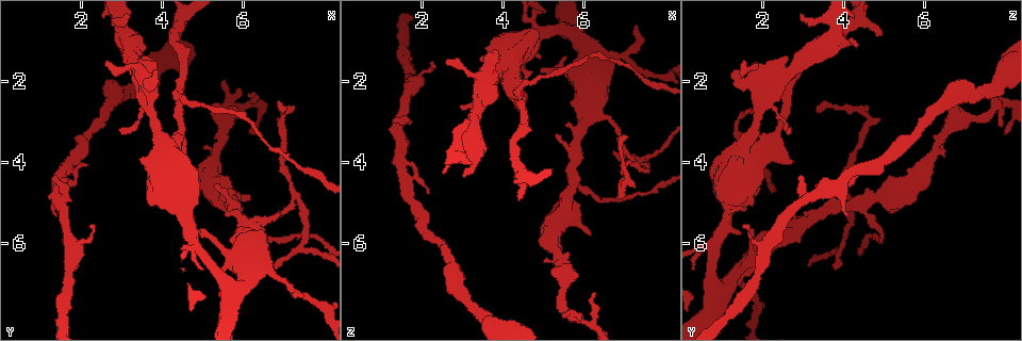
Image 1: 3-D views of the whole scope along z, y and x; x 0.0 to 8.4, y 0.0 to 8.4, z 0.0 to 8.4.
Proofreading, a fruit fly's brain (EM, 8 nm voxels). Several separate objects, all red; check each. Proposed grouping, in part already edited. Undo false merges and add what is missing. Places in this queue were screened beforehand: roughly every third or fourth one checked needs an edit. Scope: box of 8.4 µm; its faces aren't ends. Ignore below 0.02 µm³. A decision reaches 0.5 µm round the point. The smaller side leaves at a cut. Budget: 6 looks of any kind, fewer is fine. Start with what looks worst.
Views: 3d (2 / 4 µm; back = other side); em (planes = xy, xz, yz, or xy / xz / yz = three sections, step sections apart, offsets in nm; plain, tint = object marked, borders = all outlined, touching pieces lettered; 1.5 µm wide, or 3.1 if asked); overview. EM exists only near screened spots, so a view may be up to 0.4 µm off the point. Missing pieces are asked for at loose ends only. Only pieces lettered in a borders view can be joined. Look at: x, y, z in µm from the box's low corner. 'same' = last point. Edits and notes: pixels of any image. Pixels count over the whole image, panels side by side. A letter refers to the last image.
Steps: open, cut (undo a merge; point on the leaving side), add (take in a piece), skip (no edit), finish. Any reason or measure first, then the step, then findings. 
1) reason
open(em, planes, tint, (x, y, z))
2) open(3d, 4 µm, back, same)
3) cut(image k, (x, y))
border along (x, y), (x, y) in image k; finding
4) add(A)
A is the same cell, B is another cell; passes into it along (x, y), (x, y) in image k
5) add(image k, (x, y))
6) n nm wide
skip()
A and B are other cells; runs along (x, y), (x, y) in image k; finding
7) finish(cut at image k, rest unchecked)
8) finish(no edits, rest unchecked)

thick turns thin
open(em, yz, step 8, tint, (4.40, 2.45, 2.55))

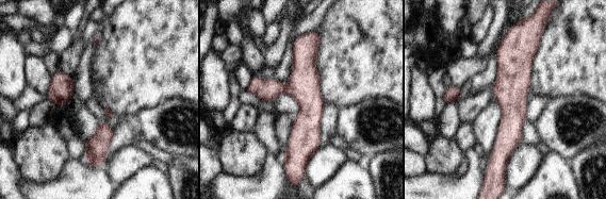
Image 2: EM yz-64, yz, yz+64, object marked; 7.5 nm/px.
cut it another way
open(em, planes, borders, same)

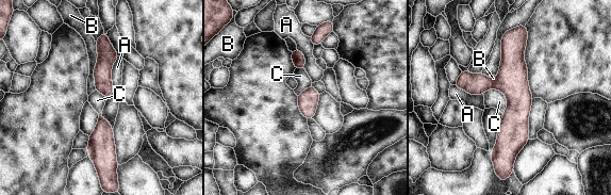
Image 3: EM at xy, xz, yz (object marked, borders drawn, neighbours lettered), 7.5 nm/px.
skip()
A, B and C are other cells; runs along (515, 32), (514, 131), (505, 160) in image 3; one neuron here

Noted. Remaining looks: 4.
an open end
open(em, planes, tint, (2.30, 5.60, 1.50))

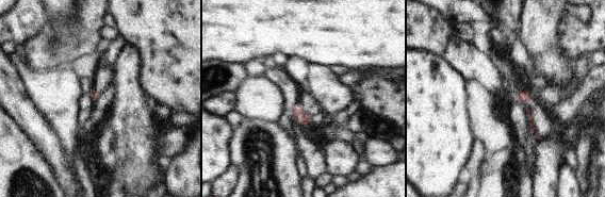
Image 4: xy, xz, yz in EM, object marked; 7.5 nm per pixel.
see the neighbours
open(em, planes, borders, same)

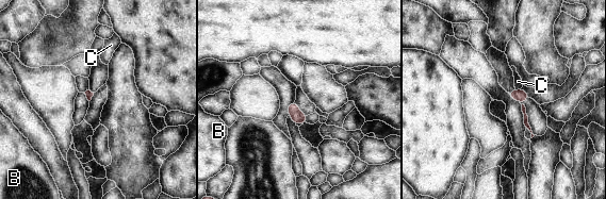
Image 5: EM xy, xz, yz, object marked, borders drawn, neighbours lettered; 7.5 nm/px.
add(C)
C is the same cell, B is another cell; passes into it along (519, 95), (518, 89), (518, 81) in image 5; it goes on there

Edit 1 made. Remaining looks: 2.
finish(add at image 5, rest unchecked)

